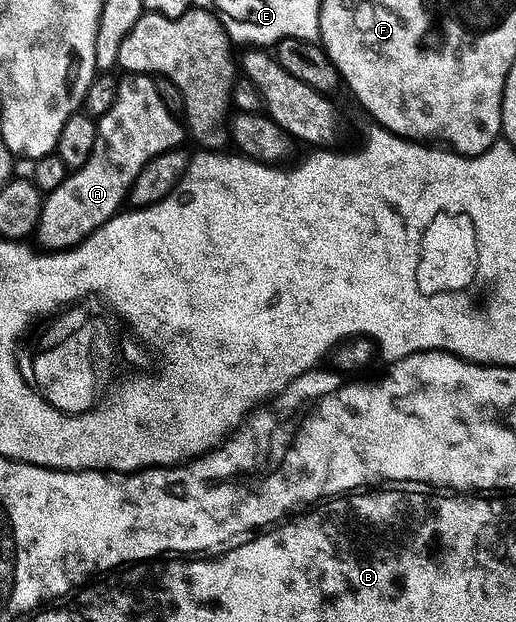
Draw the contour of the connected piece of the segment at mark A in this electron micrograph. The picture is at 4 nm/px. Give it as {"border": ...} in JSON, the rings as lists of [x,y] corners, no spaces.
{"border":[[[123,76],[118,83],[112,111],[98,121],[96,151],[92,151],[92,159],[88,159],[84,167],[73,170],[66,182],[43,200],[37,244],[46,251],[74,249],[82,245],[100,227],[123,212],[132,183],[140,179],[140,171],[144,171],[156,155],[183,148],[182,133],[184,137],[183,122],[164,107],[158,81],[153,76]]]}

